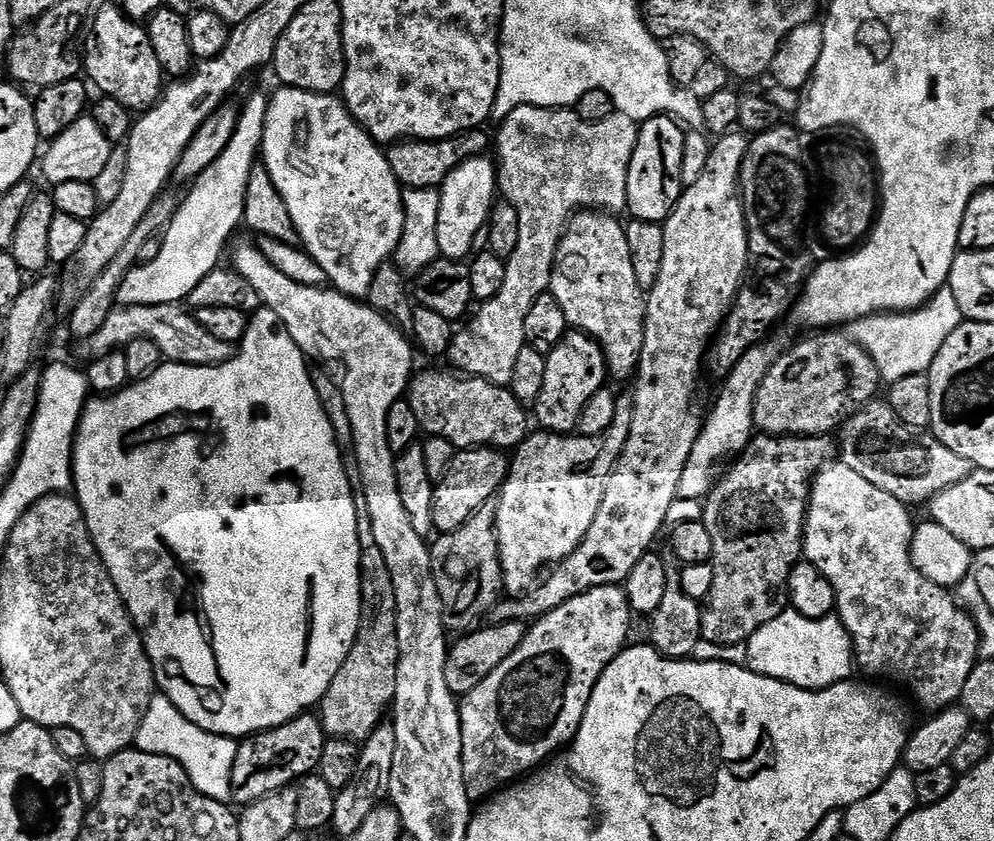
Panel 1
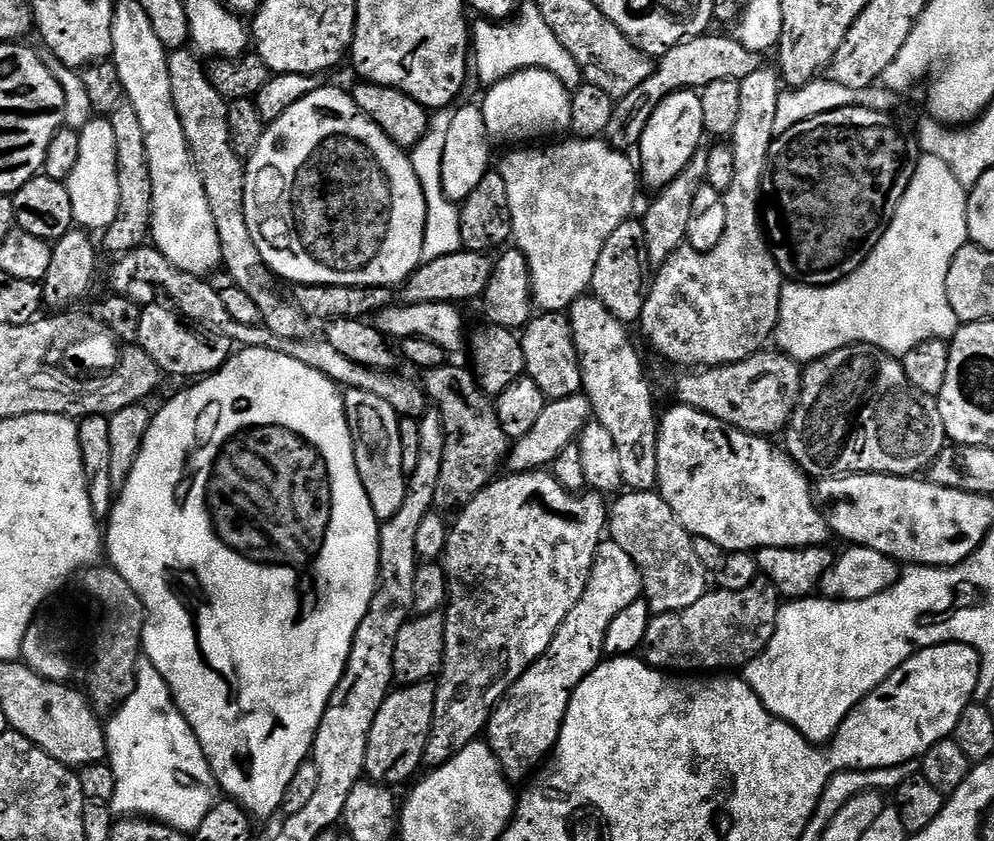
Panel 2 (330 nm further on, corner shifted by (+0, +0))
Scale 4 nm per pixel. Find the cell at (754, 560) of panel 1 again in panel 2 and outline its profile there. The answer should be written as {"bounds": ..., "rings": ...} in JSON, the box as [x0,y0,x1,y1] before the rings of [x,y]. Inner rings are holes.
{"bounds":[640,579,781,674],"rings":[[[757,579],[746,590],[705,592],[694,606],[681,612],[662,612],[653,615],[646,626],[646,638],[640,644],[645,664],[669,674],[716,674],[721,670],[743,670],[754,657],[768,649],[770,638],[774,638],[776,616],[780,613],[781,597],[767,580]]]}

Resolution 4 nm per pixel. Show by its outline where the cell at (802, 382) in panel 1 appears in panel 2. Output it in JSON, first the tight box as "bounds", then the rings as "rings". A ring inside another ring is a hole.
{"bounds":[676,350,801,437],"rings":[[[761,350],[750,358],[739,360],[733,364],[721,364],[718,368],[706,368],[684,374],[676,384],[676,396],[681,405],[697,408],[699,412],[710,414],[730,426],[734,426],[739,432],[750,432],[754,436],[771,437],[771,432],[783,433],[788,426],[788,419],[792,416],[796,403],[800,401],[801,365],[795,360],[785,356],[779,350]]]}

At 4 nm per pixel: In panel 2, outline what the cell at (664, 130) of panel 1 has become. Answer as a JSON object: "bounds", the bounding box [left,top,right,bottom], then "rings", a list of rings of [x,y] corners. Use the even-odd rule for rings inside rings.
{"bounds":[638,90,706,190],"rings":[[[689,90],[686,92],[675,92],[654,110],[654,118],[646,122],[646,130],[642,130],[642,138],[638,145],[640,160],[638,168],[642,173],[642,180],[652,187],[652,190],[665,188],[694,158],[694,154],[701,151],[700,144],[706,140],[706,133],[702,126],[702,102],[699,91]]]}

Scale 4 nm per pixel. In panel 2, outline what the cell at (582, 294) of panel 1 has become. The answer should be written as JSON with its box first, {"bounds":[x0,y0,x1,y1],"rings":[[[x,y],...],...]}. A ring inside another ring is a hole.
{"bounds":[570,294,658,492],"rings":[[[591,294],[573,302],[570,319],[582,370],[582,392],[588,397],[595,423],[606,426],[606,431],[614,438],[624,488],[634,492],[653,491],[658,478],[658,411],[652,405],[652,388],[644,377],[640,356],[628,337],[629,329]]]}

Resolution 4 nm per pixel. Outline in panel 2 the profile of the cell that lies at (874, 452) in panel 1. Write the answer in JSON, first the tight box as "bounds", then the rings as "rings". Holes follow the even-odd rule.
{"bounds":[782,344,946,478],"rings":[[[851,344],[842,350],[834,350],[834,354],[826,354],[803,369],[800,378],[800,401],[796,403],[796,408],[788,419],[788,426],[782,433],[782,439],[784,439],[785,444],[783,444],[783,447],[788,455],[792,457],[792,461],[809,478],[831,478],[834,476],[847,476],[849,474],[916,476],[931,468],[934,458],[938,458],[938,454],[946,446],[942,414],[940,413],[937,397],[922,394],[922,390],[915,388],[910,382],[910,378],[906,378],[906,370],[903,363],[897,357],[889,356],[887,352],[883,352],[880,348],[875,348],[869,344]]]}

